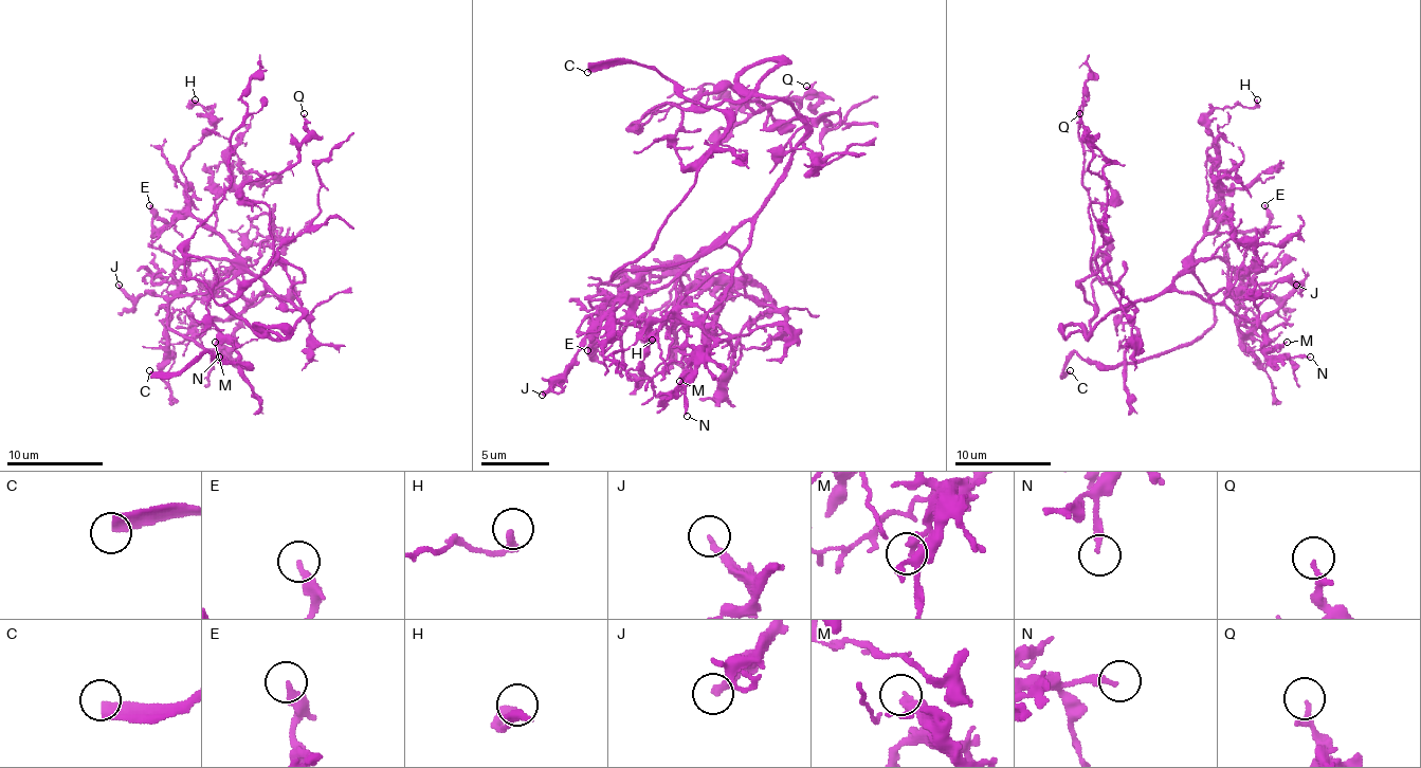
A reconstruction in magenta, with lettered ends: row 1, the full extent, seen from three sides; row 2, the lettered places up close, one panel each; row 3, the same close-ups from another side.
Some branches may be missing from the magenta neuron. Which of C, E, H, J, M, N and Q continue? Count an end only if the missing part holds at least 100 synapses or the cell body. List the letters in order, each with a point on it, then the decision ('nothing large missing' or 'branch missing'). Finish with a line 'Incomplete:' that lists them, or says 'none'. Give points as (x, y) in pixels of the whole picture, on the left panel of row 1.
C: at (149, 370); branch missing
E: at (149, 205); nothing large missing
H: at (195, 99); nothing large missing
J: at (119, 285); nothing large missing
M: at (215, 342); nothing large missing
N: at (219, 357); nothing large missing
Q: at (304, 113); nothing large missing
Incomplete: C

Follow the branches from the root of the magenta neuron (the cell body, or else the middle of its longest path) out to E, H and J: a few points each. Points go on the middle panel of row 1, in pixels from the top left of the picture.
E: (786, 103), (806, 134), (776, 193), (682, 264), (641, 271), (604, 309), (590, 357), (587, 350)
H: (786, 103), (806, 134), (776, 193), (682, 264), (632, 268), (676, 268), (669, 298), (645, 326), (652, 340)
J: (786, 103), (806, 134), (776, 193), (666, 285), (621, 298), (627, 298), (601, 323), (577, 364), (542, 395)

